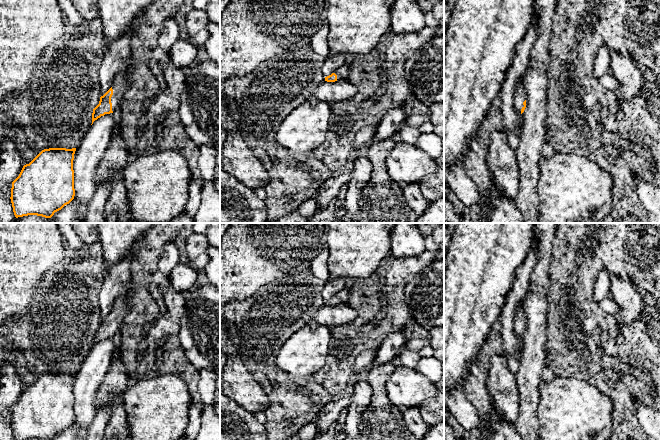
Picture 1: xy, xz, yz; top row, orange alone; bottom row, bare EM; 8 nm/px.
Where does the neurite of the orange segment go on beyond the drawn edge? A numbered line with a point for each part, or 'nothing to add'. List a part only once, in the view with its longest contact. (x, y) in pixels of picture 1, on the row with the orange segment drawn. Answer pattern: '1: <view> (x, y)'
1: xy (120, 85)

